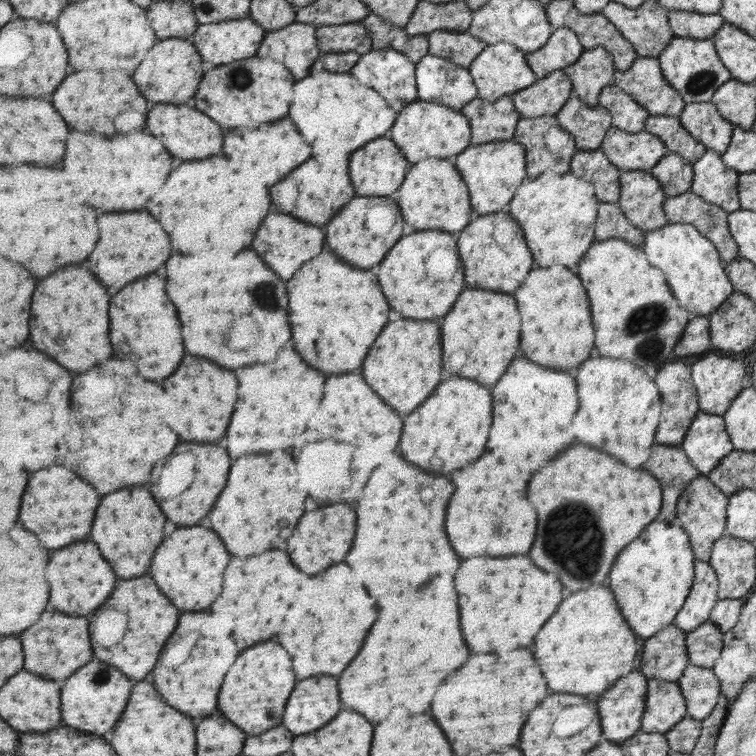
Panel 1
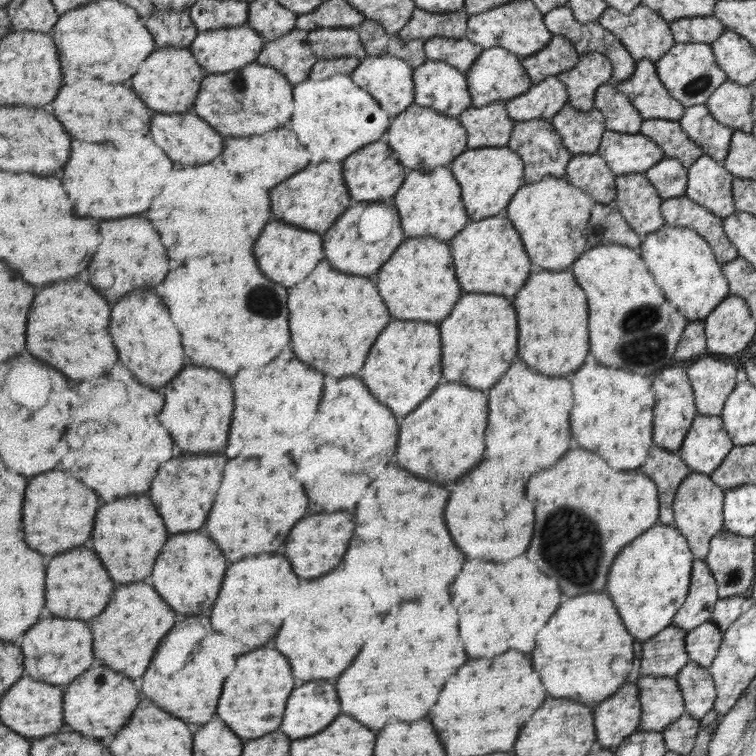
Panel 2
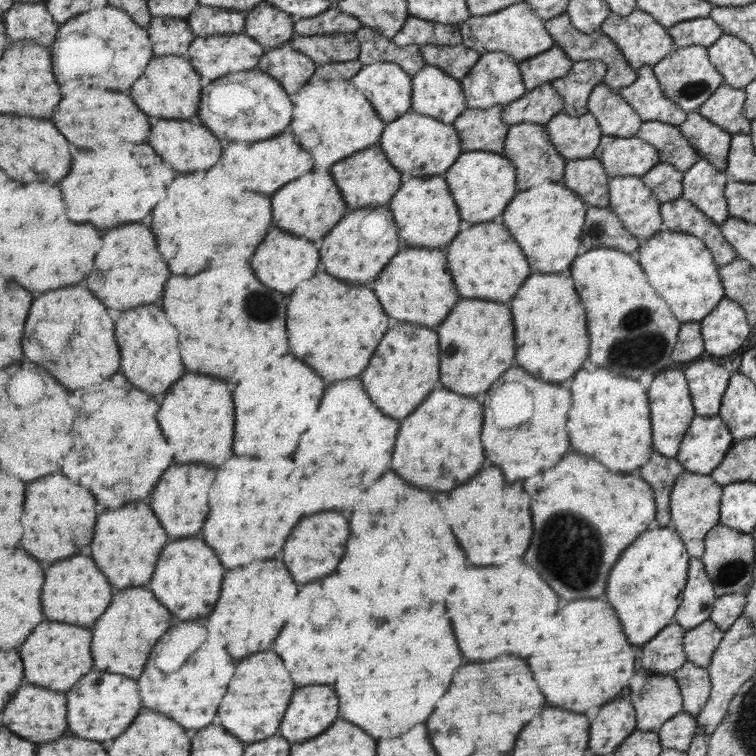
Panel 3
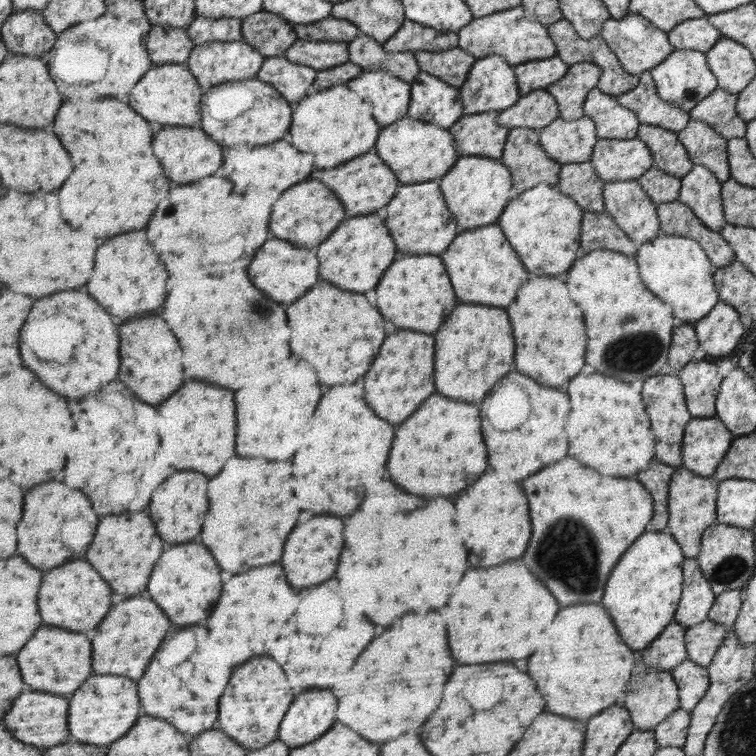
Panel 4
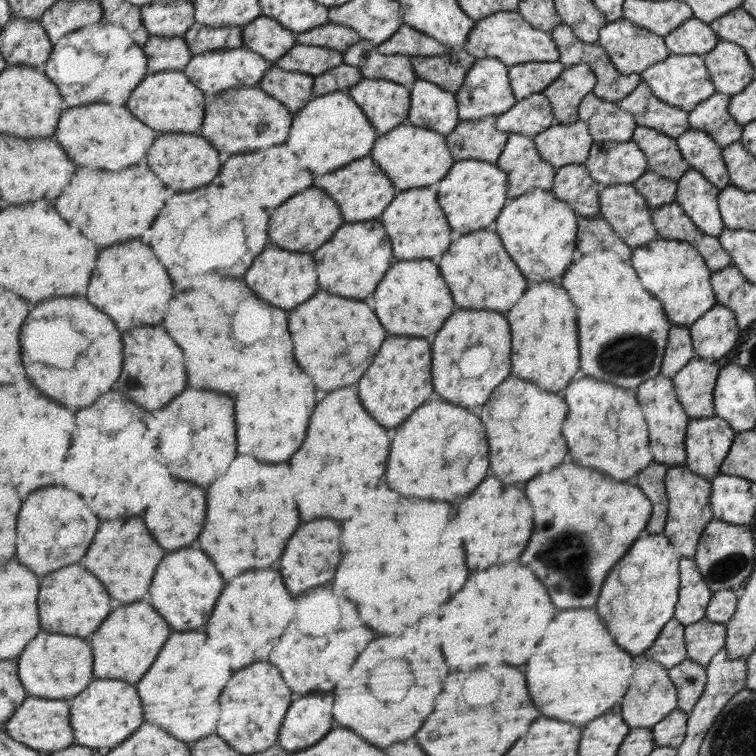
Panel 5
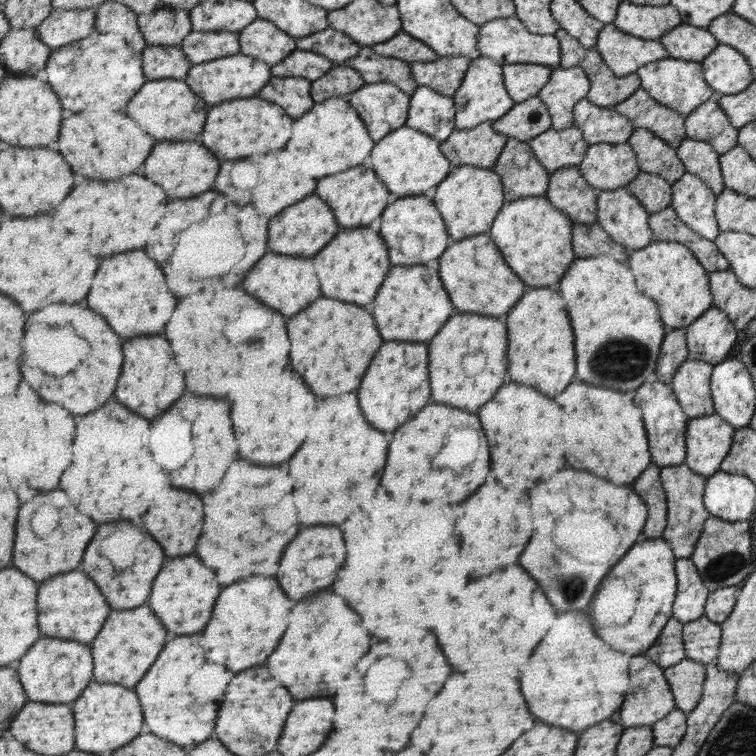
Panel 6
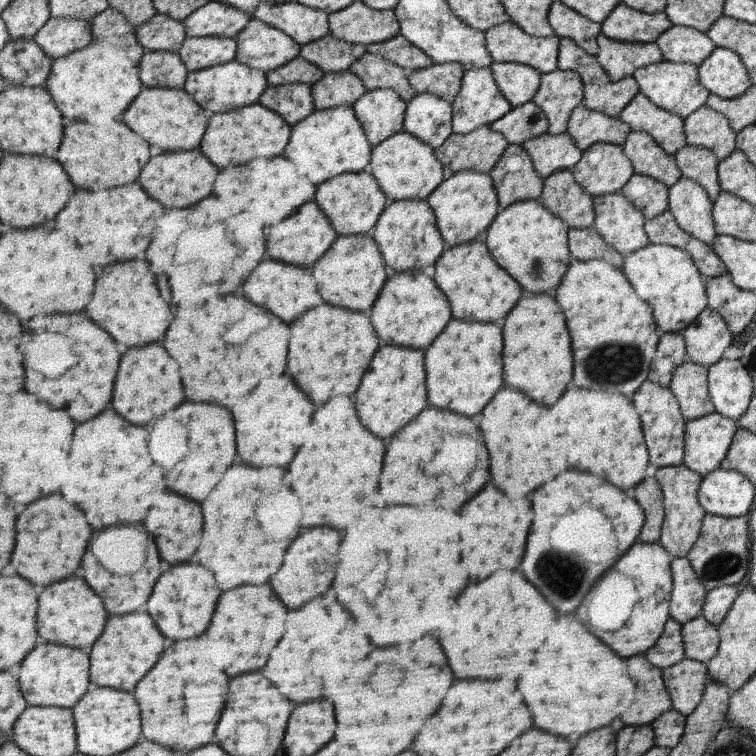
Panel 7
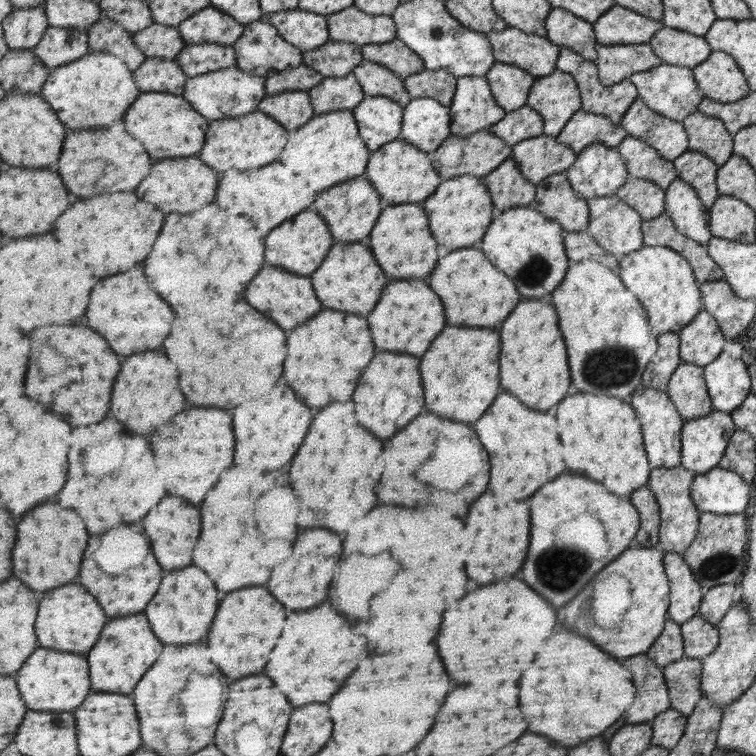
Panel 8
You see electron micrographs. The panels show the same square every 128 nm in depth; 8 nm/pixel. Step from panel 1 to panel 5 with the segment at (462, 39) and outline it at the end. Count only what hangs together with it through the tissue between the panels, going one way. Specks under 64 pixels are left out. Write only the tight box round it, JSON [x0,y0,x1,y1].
[412,48,476,93]

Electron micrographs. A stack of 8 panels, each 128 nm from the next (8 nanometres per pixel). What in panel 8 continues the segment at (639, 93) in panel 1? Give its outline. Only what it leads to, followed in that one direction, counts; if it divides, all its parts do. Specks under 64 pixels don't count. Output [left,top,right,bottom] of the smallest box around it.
[620,96,688,161]

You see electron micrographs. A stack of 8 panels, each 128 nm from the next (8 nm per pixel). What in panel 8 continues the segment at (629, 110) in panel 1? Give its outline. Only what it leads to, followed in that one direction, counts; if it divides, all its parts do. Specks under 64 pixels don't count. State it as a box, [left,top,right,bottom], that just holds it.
[557,109,628,154]

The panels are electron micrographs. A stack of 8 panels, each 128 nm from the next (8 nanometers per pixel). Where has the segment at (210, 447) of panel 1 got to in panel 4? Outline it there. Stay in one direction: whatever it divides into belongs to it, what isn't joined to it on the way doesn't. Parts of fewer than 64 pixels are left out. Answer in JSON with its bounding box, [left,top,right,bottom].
[141,470,209,544]

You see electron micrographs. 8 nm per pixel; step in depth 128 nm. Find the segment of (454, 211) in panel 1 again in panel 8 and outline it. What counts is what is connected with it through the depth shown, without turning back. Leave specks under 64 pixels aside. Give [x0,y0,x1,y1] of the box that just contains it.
[370,203,443,279]

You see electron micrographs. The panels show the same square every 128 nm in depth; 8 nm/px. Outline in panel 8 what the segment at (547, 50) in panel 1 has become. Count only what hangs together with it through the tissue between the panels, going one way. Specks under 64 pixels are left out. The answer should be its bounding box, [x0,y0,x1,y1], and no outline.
[487,61,537,113]

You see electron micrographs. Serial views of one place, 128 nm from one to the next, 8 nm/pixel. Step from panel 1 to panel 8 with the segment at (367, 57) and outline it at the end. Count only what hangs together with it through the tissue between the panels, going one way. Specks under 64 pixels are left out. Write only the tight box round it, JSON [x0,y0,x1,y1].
[352,95,404,153]

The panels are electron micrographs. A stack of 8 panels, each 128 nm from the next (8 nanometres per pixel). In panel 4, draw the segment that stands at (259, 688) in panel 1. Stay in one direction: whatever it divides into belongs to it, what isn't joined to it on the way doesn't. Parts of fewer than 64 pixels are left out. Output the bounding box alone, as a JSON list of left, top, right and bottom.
[219,656,293,751]

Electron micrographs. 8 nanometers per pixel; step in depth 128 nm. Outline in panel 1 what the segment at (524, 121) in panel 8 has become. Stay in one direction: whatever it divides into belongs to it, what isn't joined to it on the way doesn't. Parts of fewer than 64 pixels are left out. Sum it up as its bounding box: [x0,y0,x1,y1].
[512,69,574,118]

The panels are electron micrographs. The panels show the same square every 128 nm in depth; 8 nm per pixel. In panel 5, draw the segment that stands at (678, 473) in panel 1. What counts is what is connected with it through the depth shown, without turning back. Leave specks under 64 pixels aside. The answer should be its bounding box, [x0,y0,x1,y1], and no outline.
[635,462,668,535]

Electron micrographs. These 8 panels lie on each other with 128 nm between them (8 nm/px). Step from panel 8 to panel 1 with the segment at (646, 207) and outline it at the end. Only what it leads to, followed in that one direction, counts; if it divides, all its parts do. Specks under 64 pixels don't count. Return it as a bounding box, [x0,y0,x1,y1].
[649,152,692,196]

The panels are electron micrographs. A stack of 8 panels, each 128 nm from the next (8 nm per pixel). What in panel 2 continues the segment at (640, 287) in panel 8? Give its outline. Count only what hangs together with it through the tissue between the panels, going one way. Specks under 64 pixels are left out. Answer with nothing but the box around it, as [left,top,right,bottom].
[640,225,729,321]

